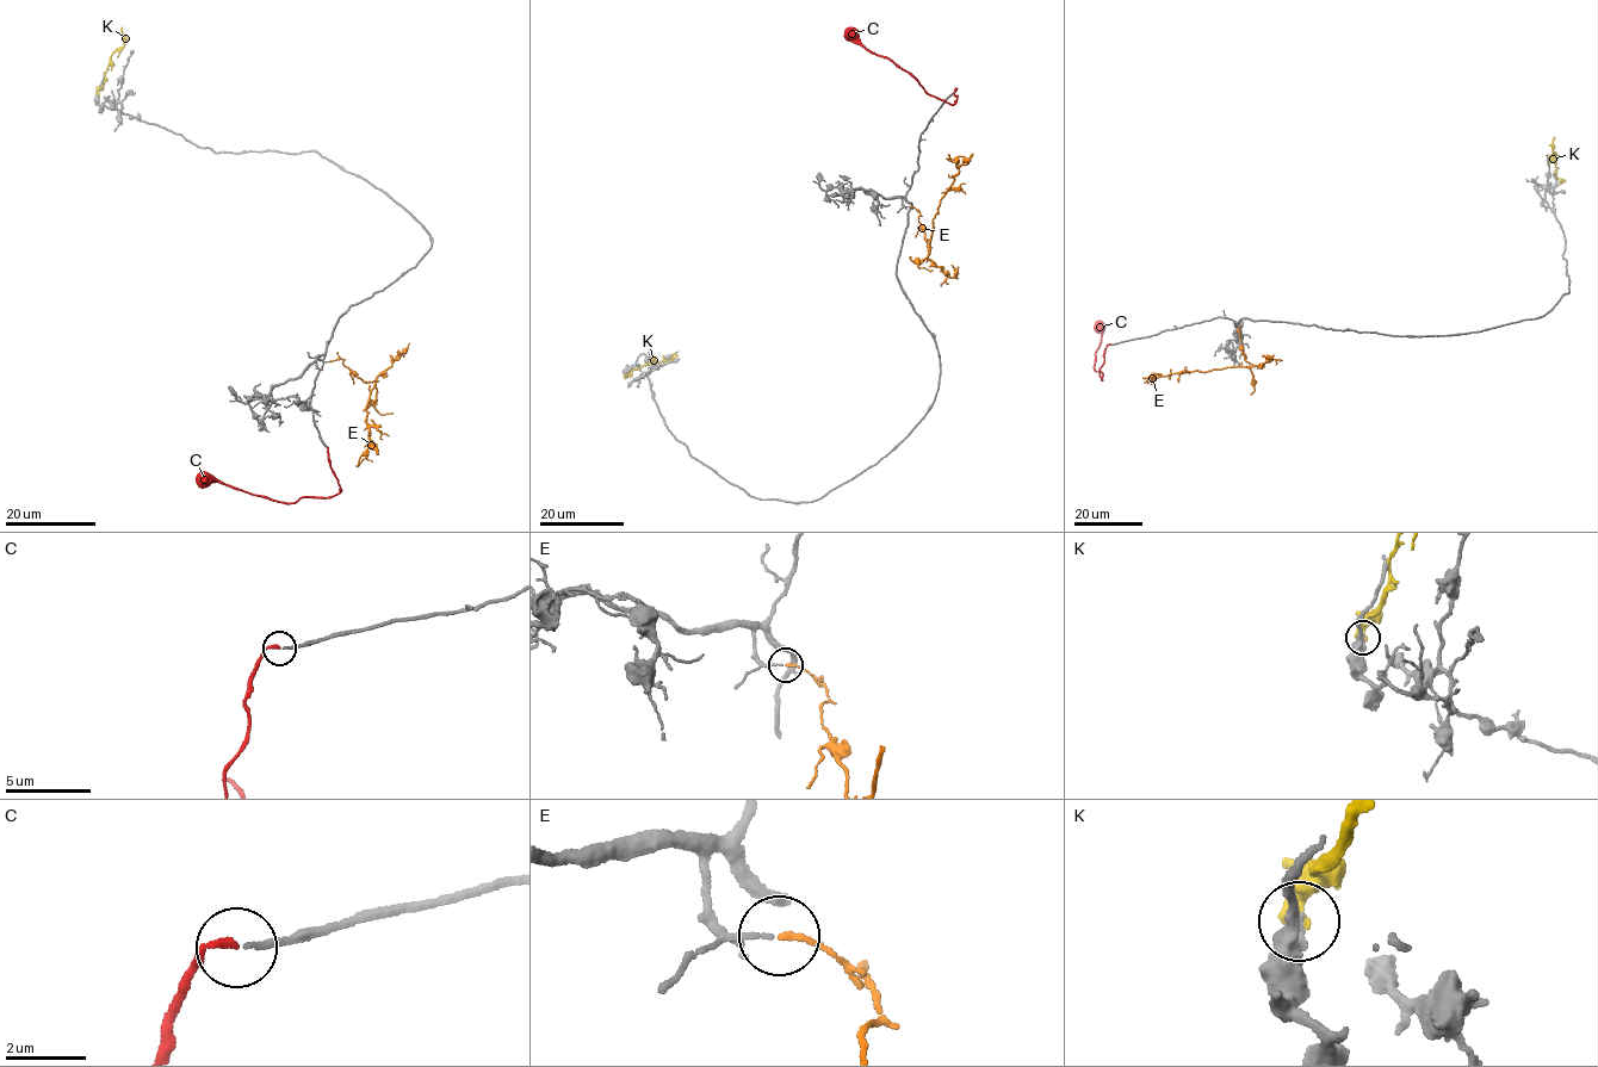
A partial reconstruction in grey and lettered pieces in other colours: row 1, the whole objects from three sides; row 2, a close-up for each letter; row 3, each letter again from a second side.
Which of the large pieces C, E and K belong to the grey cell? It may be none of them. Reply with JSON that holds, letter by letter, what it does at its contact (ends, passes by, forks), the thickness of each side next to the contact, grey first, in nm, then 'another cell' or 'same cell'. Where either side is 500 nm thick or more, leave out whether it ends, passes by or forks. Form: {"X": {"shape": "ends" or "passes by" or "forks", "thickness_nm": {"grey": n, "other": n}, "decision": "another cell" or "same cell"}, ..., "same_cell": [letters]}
{"C": {"shape": "ends", "thickness_nm": {"grey": 130, "other": 170}, "decision": "same cell"}, "E": {"shape": "ends", "thickness_nm": {"grey": 100, "other": 140}, "decision": "another cell"}, "K": {"shape": "ends", "thickness_nm": {"grey": 320, "other": 460}, "decision": "another cell"}, "same_cell": ["C"]}

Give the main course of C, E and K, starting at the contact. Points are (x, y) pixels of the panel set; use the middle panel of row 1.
C: (955, 91), (957, 100), (951, 104), (928, 94), (887, 57), (854, 43), (847, 29)
E: (910, 206), (920, 212), (929, 254), (933, 218), (959, 171), (957, 161), (948, 154)
K: (625, 374), (652, 360), (670, 359), (675, 353)

